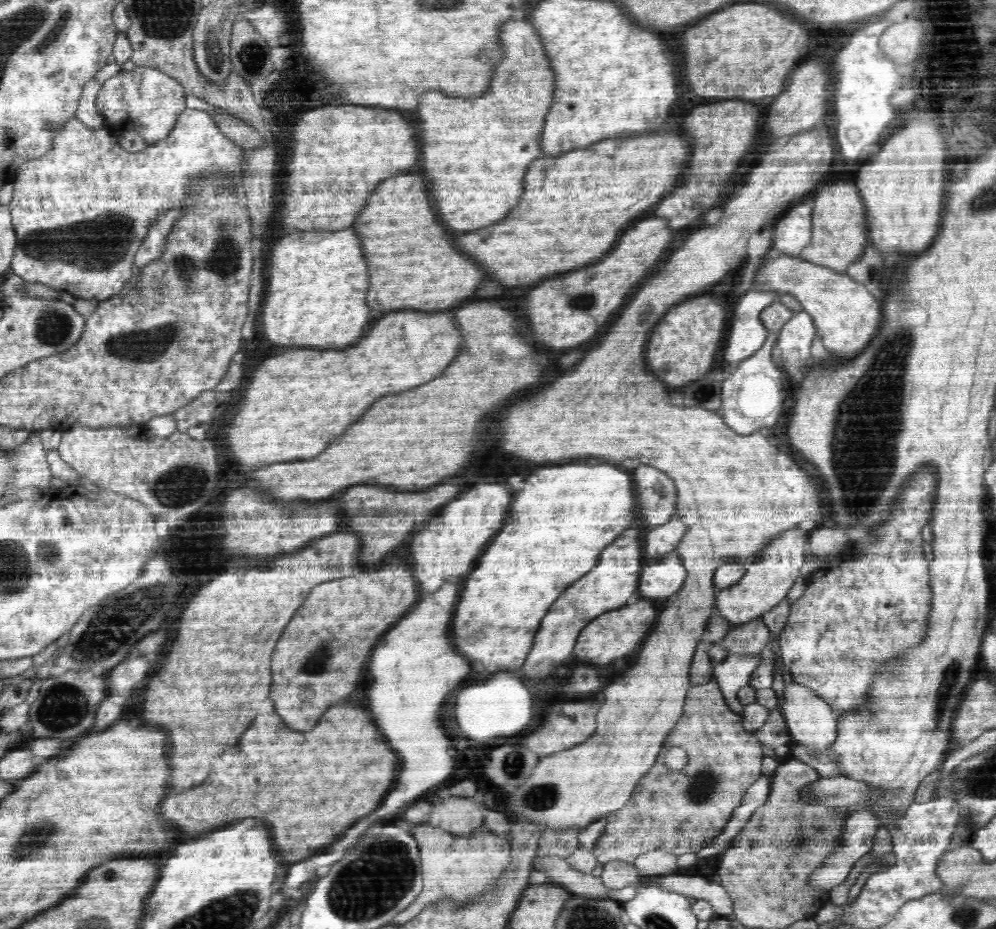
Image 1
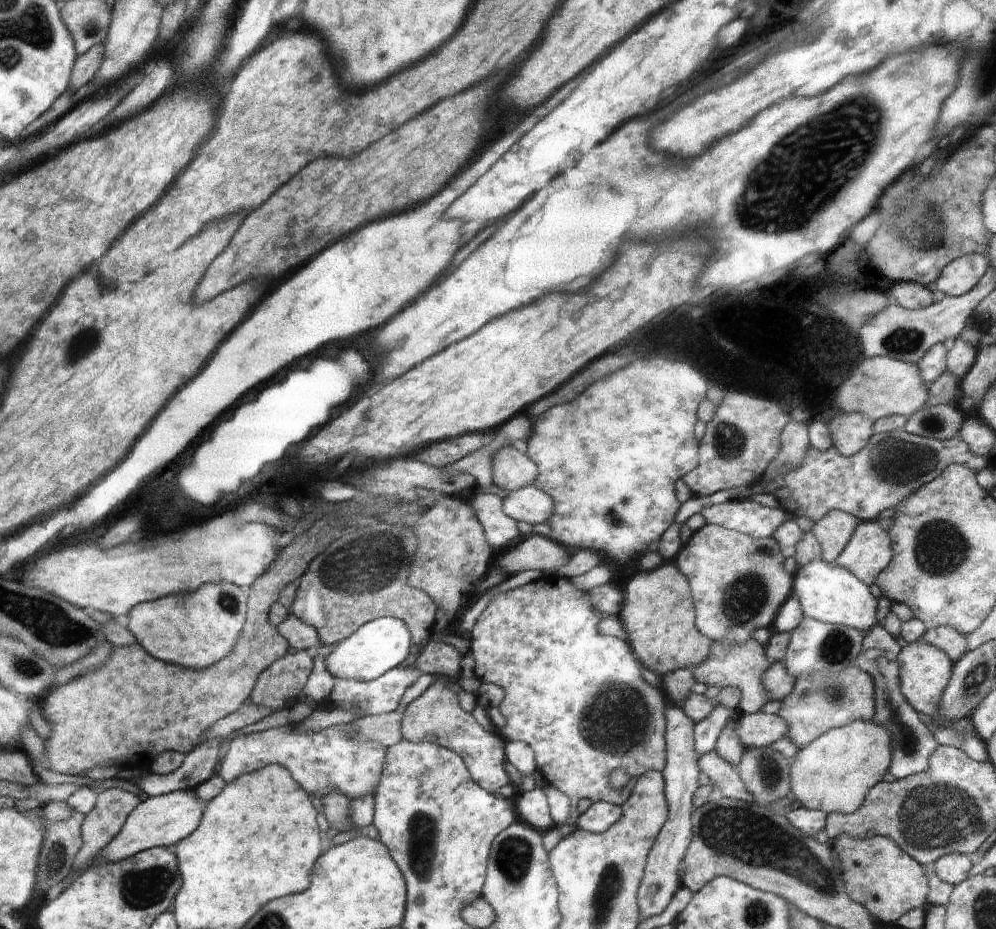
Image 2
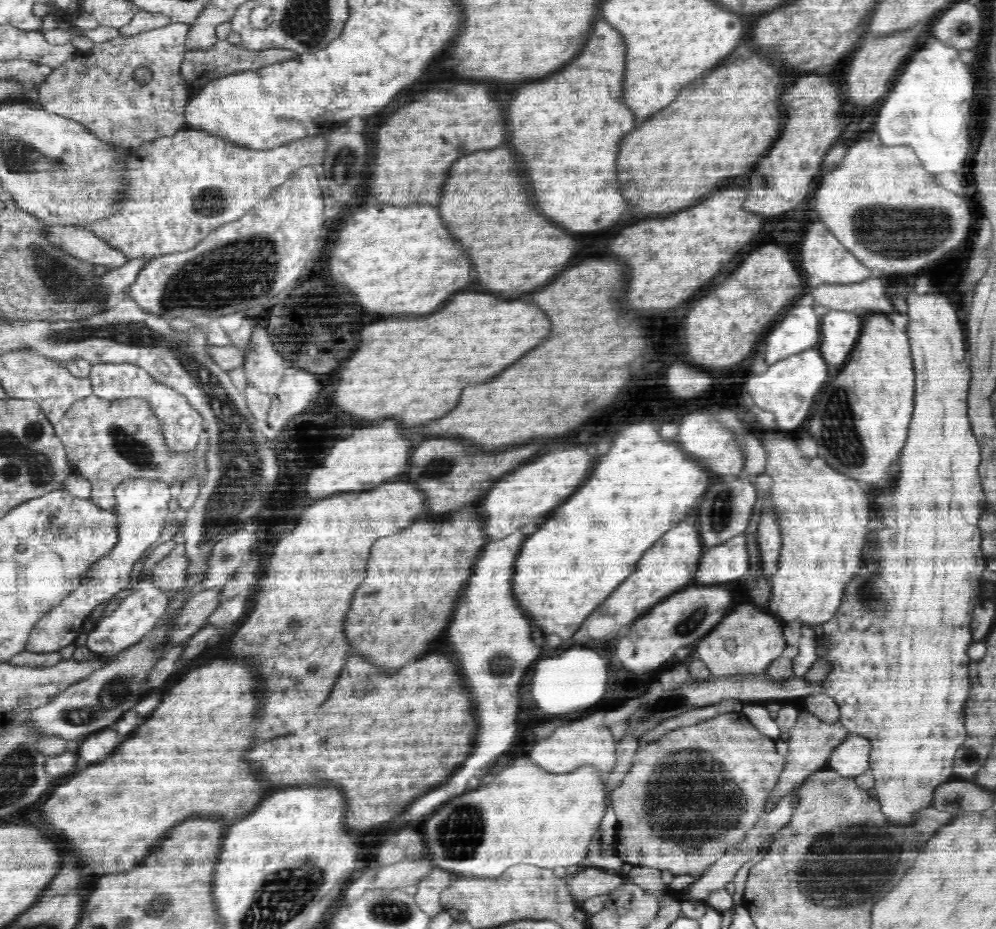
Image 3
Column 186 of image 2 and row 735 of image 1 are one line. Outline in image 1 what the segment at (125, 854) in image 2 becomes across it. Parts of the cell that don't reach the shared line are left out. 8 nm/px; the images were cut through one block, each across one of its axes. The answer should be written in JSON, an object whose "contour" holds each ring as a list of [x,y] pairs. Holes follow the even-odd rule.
{"contour":[[[796,684],[790,685],[785,690],[785,703],[779,708],[786,720],[792,745],[798,744],[811,752],[817,754],[830,754],[832,746],[836,746],[838,738],[838,718],[834,716],[834,710],[819,698],[812,690],[798,687]]]}

